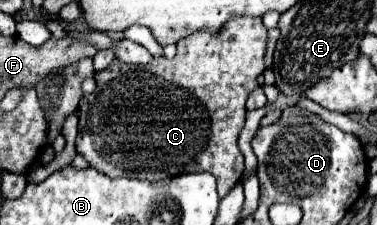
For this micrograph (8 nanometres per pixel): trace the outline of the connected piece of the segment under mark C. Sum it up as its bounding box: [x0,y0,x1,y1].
[77,16,267,198]

